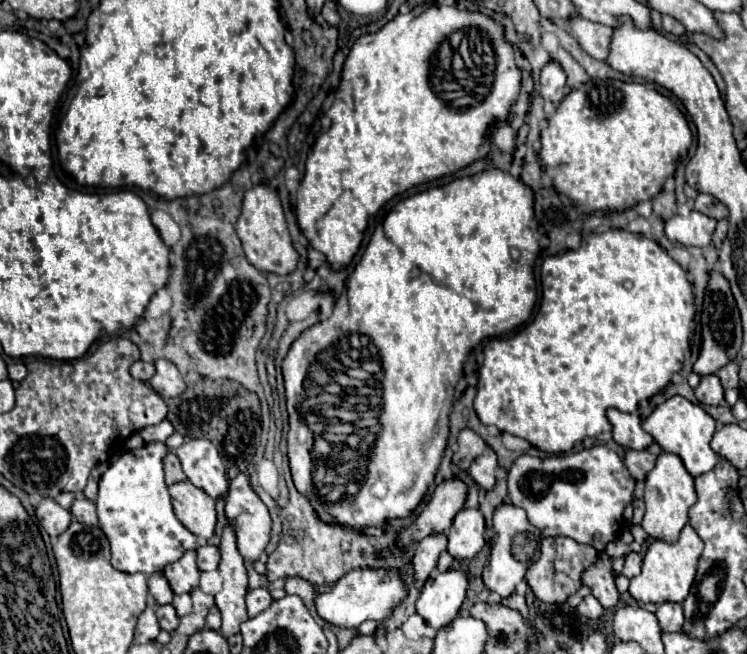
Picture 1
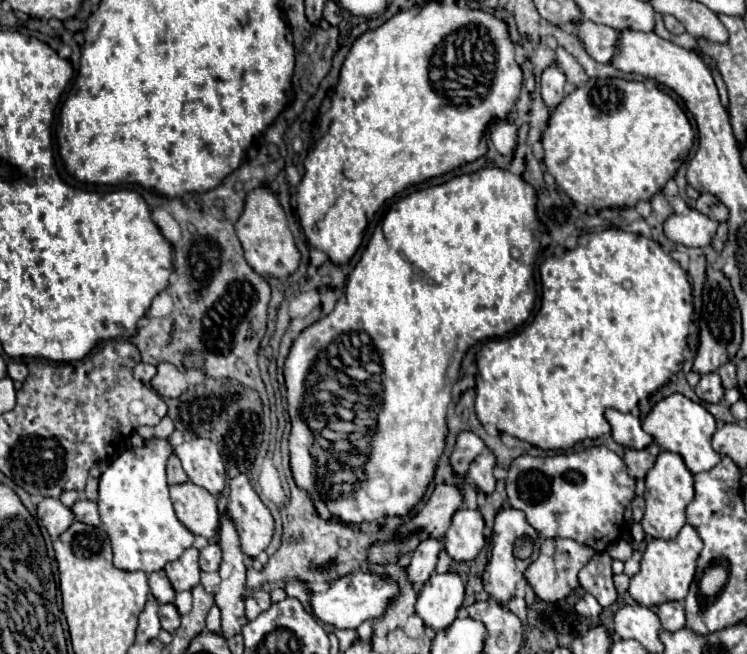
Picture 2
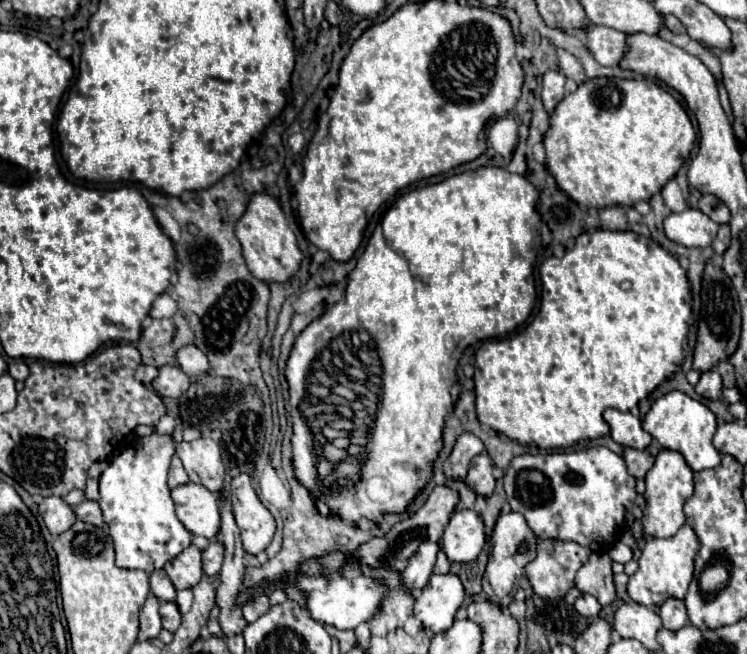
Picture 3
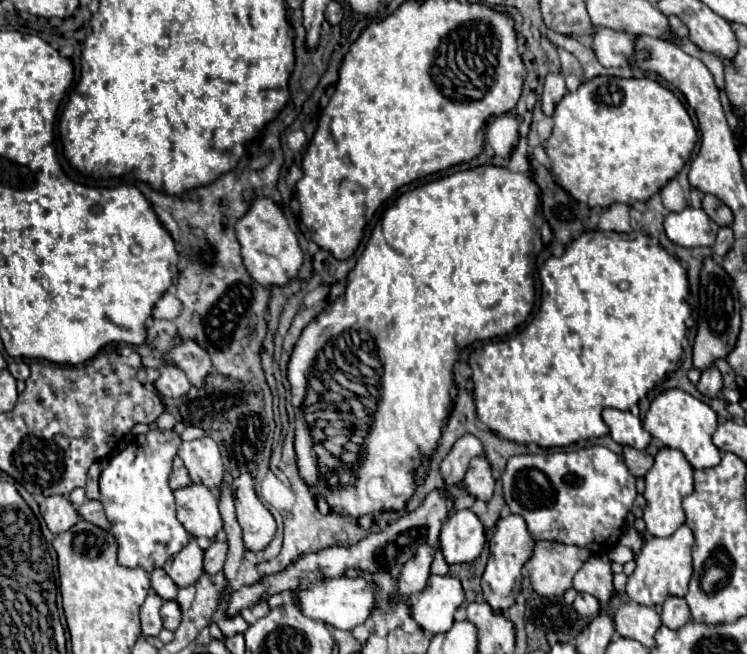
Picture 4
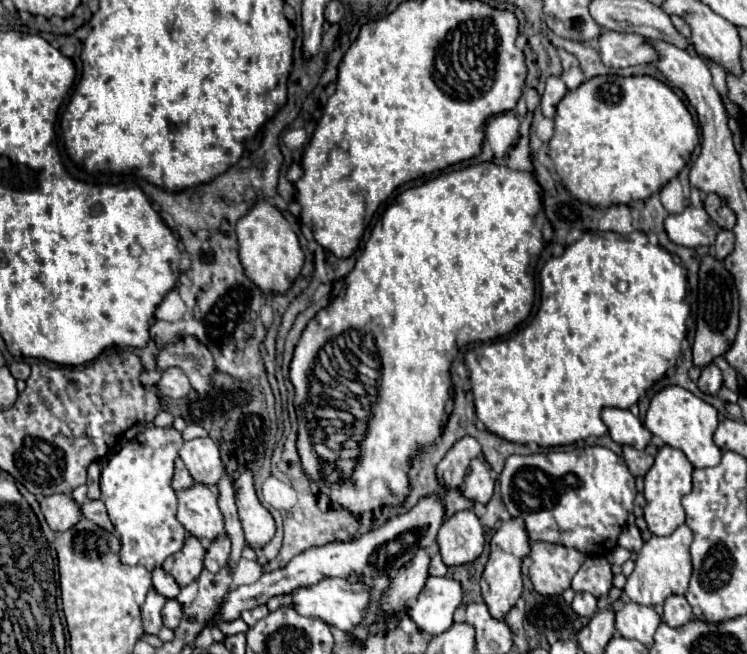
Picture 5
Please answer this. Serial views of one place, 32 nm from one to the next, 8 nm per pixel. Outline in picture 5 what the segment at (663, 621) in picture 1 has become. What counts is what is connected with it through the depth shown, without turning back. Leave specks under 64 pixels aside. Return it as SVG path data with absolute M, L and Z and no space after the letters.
M670 596L664 602L664 622L672 624L672 628L678 628L688 620L692 620L692 608L688 600L684 596Z

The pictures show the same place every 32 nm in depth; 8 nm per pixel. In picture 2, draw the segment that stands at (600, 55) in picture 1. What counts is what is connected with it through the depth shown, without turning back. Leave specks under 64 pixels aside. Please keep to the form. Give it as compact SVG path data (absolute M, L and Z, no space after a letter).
M582 20L576 24L576 34L582 38L586 52L602 62L602 64L612 64L612 58L616 56L616 44L620 40L620 32L608 26L594 24L590 20Z

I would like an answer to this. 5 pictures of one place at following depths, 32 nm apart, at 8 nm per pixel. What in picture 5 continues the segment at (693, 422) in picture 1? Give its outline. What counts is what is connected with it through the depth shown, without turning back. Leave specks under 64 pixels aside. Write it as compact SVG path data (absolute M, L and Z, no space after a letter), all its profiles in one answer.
M666 386L654 394L650 408L644 418L644 426L664 440L664 444L678 448L690 460L694 468L708 468L720 464L722 450L714 444L712 434L718 426L718 412L714 406L704 402L702 398L694 396L682 386Z

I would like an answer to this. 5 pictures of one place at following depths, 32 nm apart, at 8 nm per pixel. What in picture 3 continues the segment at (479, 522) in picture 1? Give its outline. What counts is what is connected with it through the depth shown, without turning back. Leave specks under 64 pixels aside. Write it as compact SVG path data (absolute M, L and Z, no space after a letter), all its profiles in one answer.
M456 510L444 528L440 546L450 562L472 562L486 542L484 522L472 510Z

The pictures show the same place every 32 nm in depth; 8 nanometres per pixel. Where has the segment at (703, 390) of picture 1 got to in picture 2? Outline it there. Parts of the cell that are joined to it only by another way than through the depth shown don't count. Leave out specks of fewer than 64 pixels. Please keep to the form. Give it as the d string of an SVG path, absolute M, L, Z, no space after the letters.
M708 372L700 378L700 382L696 384L696 394L700 400L706 400L706 402L720 402L722 400L722 382L720 382L720 376L718 372Z

